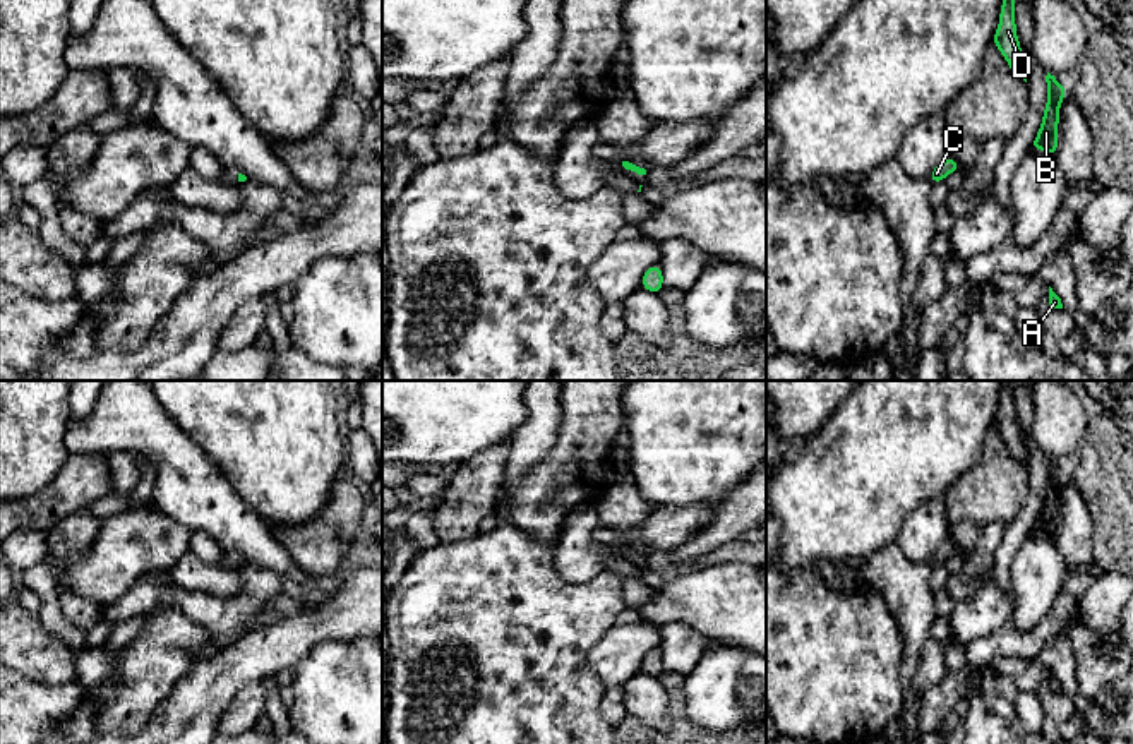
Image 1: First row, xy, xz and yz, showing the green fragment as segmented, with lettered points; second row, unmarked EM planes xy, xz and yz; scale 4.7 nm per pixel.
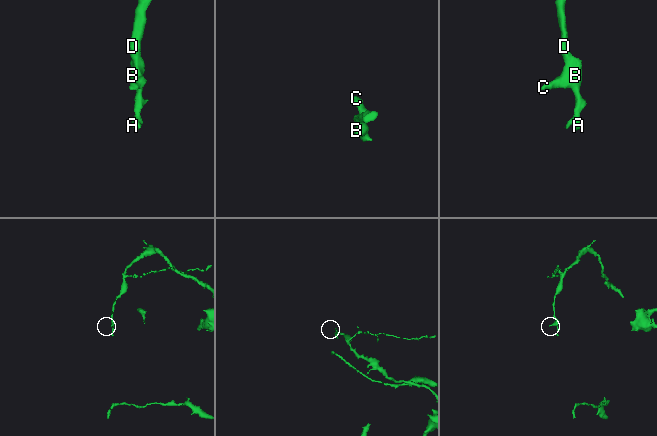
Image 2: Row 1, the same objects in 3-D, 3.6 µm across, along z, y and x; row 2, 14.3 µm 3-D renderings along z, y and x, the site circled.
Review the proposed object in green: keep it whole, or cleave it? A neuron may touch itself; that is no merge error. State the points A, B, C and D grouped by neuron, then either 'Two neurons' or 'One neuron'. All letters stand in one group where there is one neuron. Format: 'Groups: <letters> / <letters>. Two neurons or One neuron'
Groups: A B C D. One neuron

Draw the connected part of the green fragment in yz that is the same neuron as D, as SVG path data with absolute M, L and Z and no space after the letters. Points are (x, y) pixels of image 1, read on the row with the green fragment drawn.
M1003 0L999 26L994 33L992 43L999 48L1011 72L1027 82L1028 69L1016 38L1015 0Z

